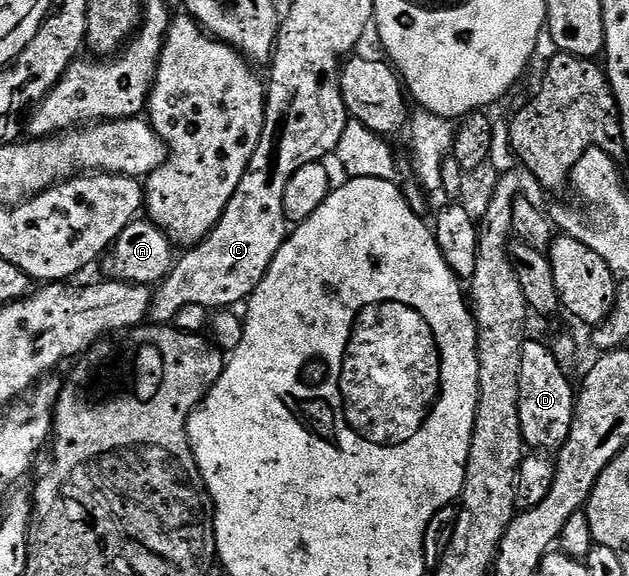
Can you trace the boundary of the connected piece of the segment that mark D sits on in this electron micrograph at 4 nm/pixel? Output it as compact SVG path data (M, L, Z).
M533 338L526 339L519 370L519 422L526 445L545 454L560 450L571 430L574 403L574 385L559 370L550 345L540 344Z

